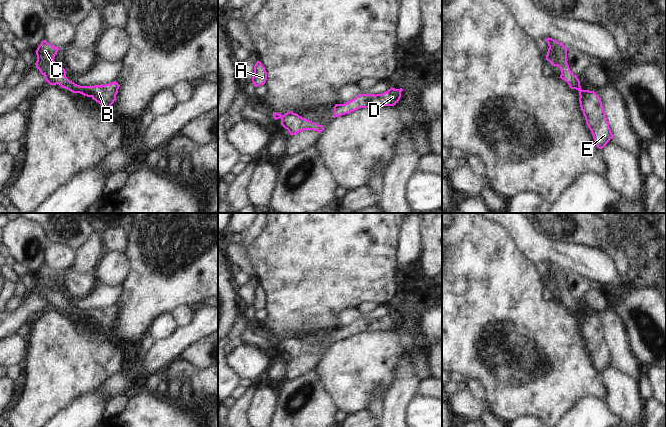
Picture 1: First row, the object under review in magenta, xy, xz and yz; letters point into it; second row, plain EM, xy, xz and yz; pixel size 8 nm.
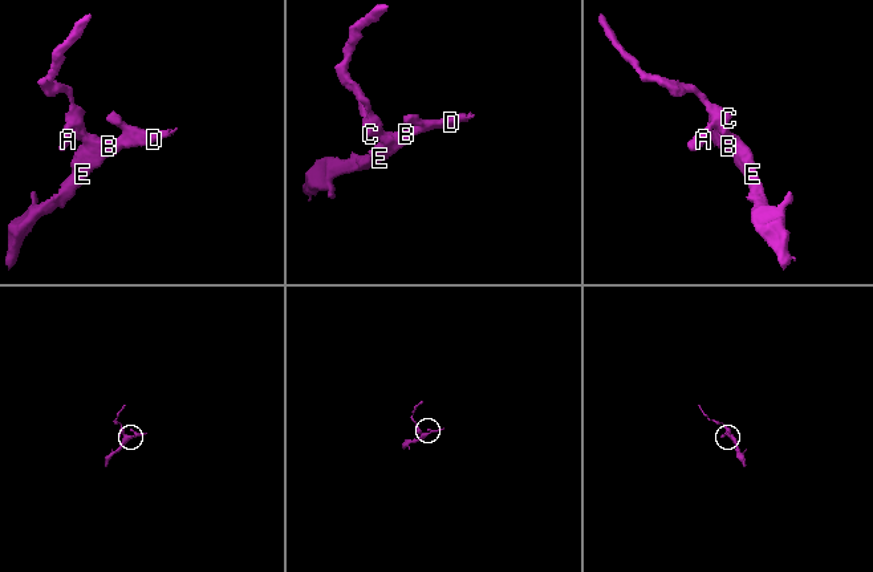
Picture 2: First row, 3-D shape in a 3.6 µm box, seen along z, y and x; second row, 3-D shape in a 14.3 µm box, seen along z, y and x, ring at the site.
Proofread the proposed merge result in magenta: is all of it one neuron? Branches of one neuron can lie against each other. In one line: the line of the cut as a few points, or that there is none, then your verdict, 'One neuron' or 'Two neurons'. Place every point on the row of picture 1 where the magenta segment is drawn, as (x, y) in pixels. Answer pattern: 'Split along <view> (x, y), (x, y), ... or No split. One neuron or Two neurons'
No split. One neuron

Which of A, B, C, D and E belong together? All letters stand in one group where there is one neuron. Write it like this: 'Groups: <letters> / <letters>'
Groups: A B C D E

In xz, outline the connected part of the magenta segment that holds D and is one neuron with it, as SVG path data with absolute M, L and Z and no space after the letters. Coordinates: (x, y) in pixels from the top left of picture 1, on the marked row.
M390 88L382 94L359 94L344 104L335 104L334 118L349 114L360 108L394 106L400 100L402 91L402 88Z

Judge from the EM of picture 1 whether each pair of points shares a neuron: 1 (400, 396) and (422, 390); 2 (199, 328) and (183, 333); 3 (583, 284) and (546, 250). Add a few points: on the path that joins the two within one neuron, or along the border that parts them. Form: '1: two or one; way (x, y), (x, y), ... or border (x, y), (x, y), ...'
1: two; border (419, 382), (415, 394)
2: one; way (195, 330), (187, 333)
3: two; border (568, 271), (574, 271), (586, 276), (591, 281)

